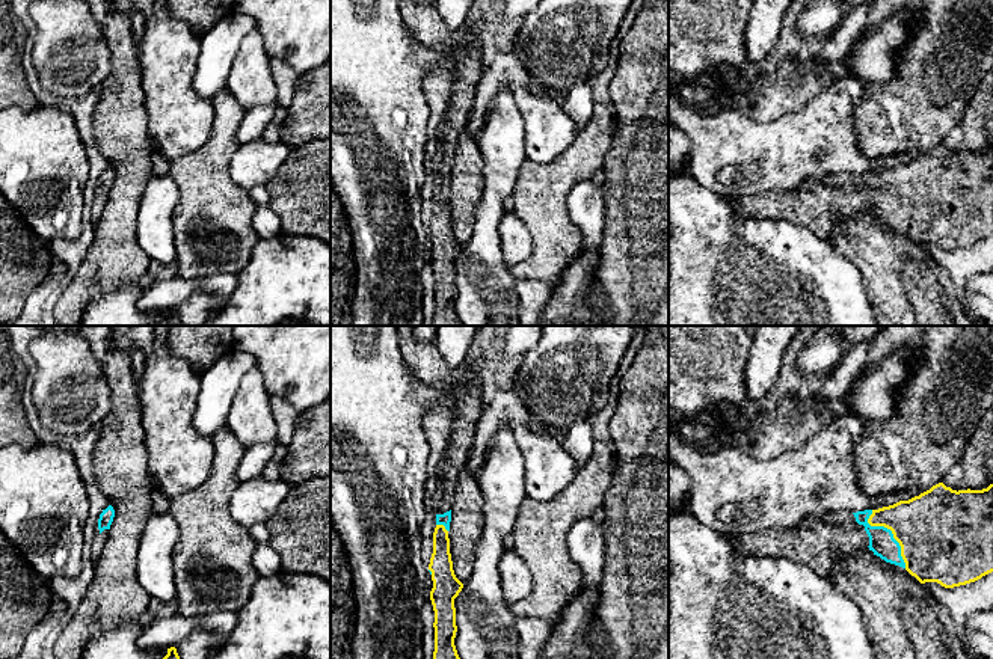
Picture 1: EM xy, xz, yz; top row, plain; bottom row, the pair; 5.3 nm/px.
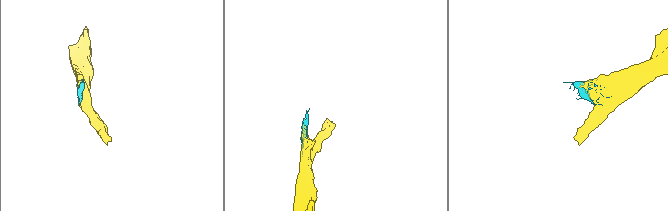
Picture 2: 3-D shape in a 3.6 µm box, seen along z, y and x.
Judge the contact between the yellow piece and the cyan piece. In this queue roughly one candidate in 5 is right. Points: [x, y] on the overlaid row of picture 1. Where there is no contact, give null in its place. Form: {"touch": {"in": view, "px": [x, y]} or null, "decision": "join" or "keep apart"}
{"touch": {"in": "yz", "px": [892, 533]}, "decision": "join"}

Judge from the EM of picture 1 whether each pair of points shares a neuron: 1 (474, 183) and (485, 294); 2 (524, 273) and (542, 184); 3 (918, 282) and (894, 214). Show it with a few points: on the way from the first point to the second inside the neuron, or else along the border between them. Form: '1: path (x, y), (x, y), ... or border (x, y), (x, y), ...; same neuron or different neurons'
1: border (485, 174), (474, 231), (467, 242); different neurons
2: path (542, 251), (542, 207); same neuron
3: border (868, 208), (886, 223), (904, 229), (921, 246); different neurons

